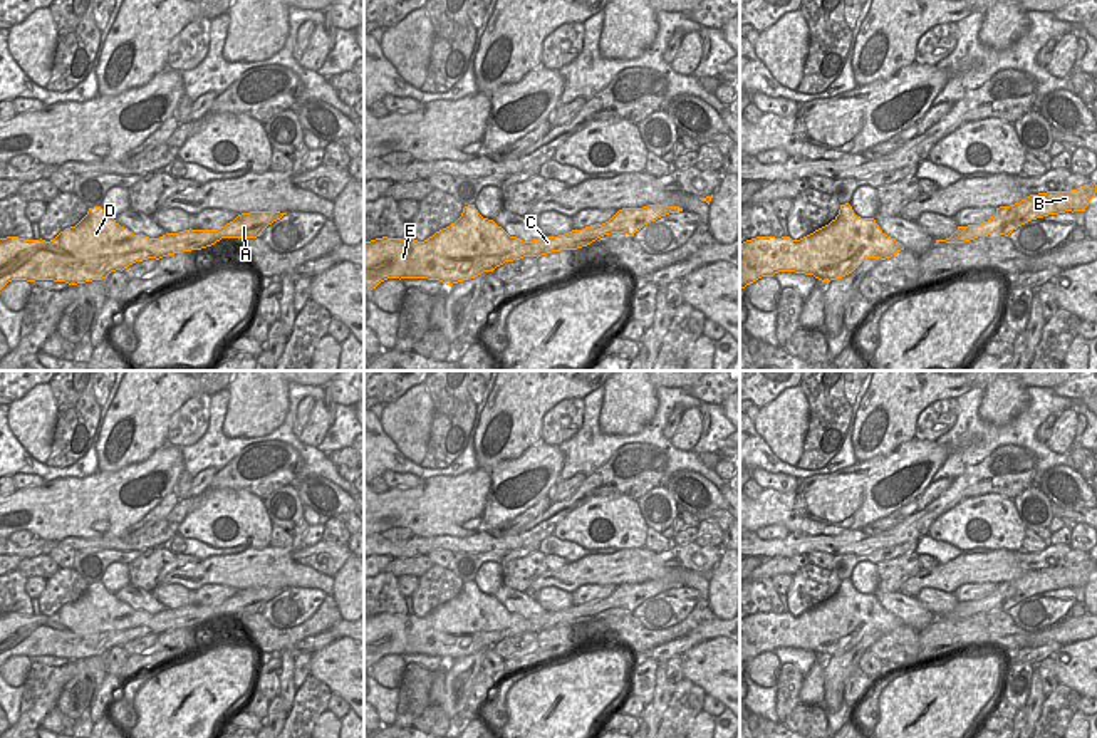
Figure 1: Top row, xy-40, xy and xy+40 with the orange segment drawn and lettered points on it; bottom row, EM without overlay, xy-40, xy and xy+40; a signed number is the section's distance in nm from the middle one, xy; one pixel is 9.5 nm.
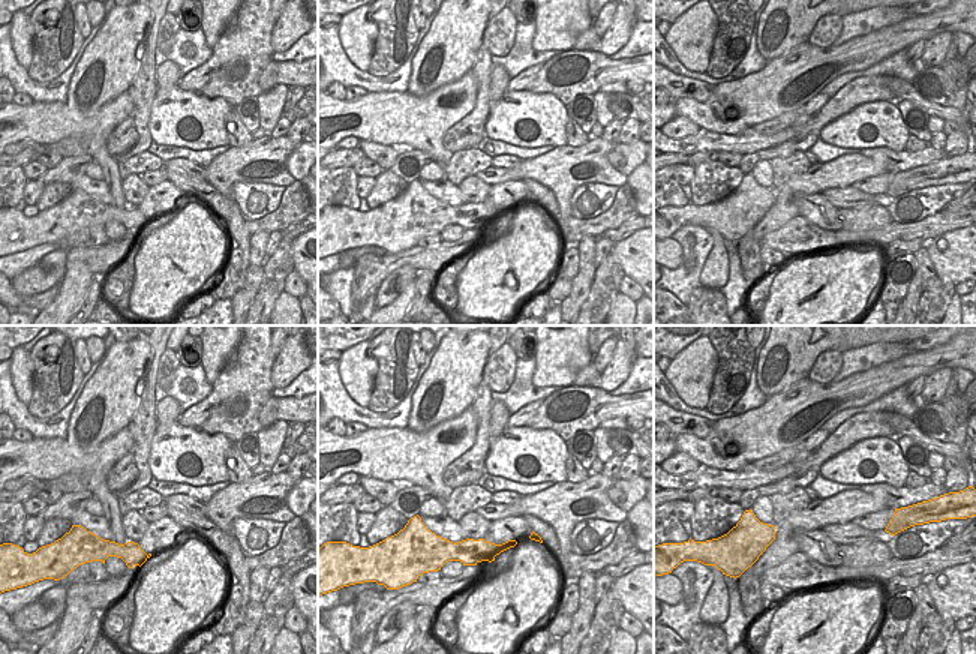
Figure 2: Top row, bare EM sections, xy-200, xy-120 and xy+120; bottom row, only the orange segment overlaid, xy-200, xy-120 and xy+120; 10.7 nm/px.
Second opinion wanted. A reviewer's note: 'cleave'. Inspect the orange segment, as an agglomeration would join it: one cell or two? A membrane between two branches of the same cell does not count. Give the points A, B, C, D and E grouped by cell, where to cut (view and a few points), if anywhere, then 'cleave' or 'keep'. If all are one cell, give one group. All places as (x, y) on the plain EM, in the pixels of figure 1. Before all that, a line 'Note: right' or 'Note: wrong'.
Note: wrong
groups A B C D E; cut none; keep

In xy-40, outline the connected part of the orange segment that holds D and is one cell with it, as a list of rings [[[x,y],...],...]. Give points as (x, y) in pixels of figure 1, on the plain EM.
[[[101,582],[54,616],[0,614],[0,666],[12,656],[54,656],[69,661],[102,656],[136,637],[201,626],[221,614],[257,614],[287,589],[250,587],[218,605],[185,605],[159,614],[134,611]]]

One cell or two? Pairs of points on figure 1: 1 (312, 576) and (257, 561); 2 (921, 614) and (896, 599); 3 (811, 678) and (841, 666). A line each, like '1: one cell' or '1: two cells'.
1: one cell
2: one cell
3: two cells

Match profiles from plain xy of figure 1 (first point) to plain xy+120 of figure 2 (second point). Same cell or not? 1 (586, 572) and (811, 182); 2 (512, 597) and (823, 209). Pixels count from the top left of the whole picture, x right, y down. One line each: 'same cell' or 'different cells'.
1: same cell
2: same cell

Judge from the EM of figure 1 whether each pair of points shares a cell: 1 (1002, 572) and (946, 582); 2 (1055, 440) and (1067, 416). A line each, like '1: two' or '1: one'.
1: one
2: one

